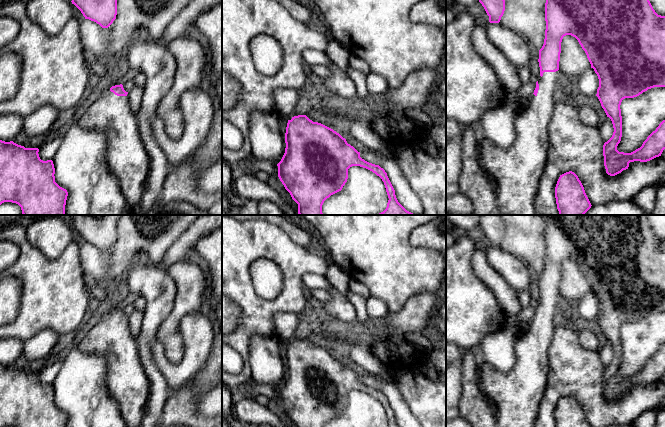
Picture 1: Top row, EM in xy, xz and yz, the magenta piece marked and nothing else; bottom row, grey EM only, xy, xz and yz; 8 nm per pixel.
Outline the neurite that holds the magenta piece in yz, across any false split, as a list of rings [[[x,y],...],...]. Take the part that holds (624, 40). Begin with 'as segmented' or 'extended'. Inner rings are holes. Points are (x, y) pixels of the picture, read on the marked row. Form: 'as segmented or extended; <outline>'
extended; [[[546,0],[545,39],[539,50],[540,76],[529,102],[522,106],[515,119],[516,139],[508,148],[501,148],[484,138],[480,143],[480,159],[484,169],[493,178],[497,192],[497,206],[500,215],[534,215],[534,197],[538,191],[550,147],[549,122],[554,110],[554,88],[558,79],[561,42],[564,36],[575,37],[599,79],[596,96],[607,117],[612,121],[614,132],[603,145],[606,173],[615,176],[628,169],[634,161],[647,162],[661,156],[665,149],[665,120],[653,131],[642,146],[631,153],[619,152],[617,146],[622,137],[622,116],[620,105],[625,98],[634,98],[654,87],[665,87],[665,16],[658,15],[649,0]]]

